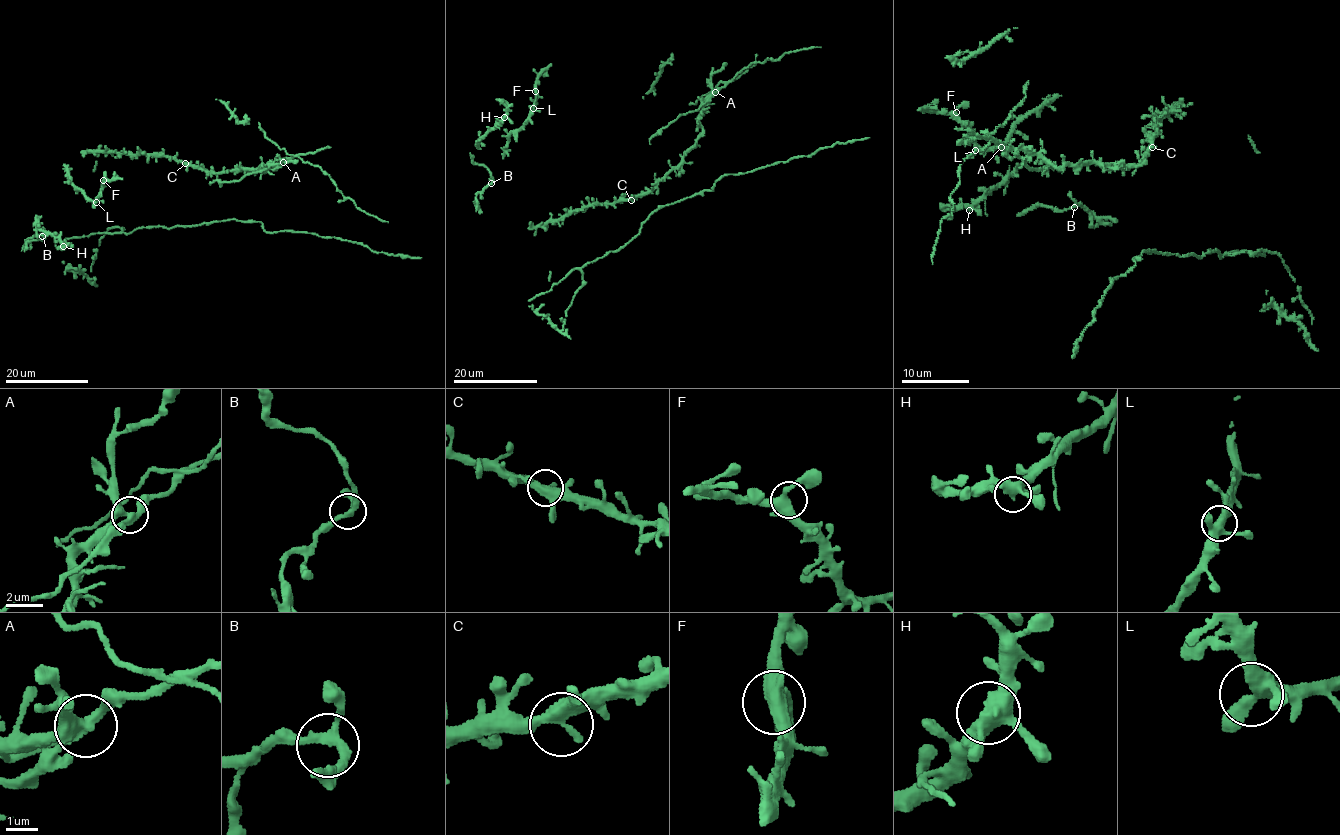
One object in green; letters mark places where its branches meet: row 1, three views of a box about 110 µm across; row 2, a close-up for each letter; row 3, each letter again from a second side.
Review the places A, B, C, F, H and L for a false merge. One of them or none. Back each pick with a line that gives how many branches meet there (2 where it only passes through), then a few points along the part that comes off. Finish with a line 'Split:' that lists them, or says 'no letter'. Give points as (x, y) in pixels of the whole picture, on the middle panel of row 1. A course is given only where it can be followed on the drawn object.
A: 3 branches meet; foreign part runs (715, 92), (754, 63), (821, 47)
Split: A

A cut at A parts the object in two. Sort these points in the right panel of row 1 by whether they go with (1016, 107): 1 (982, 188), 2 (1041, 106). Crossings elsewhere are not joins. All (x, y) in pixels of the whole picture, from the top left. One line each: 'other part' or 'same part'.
1: other part
2: other part

